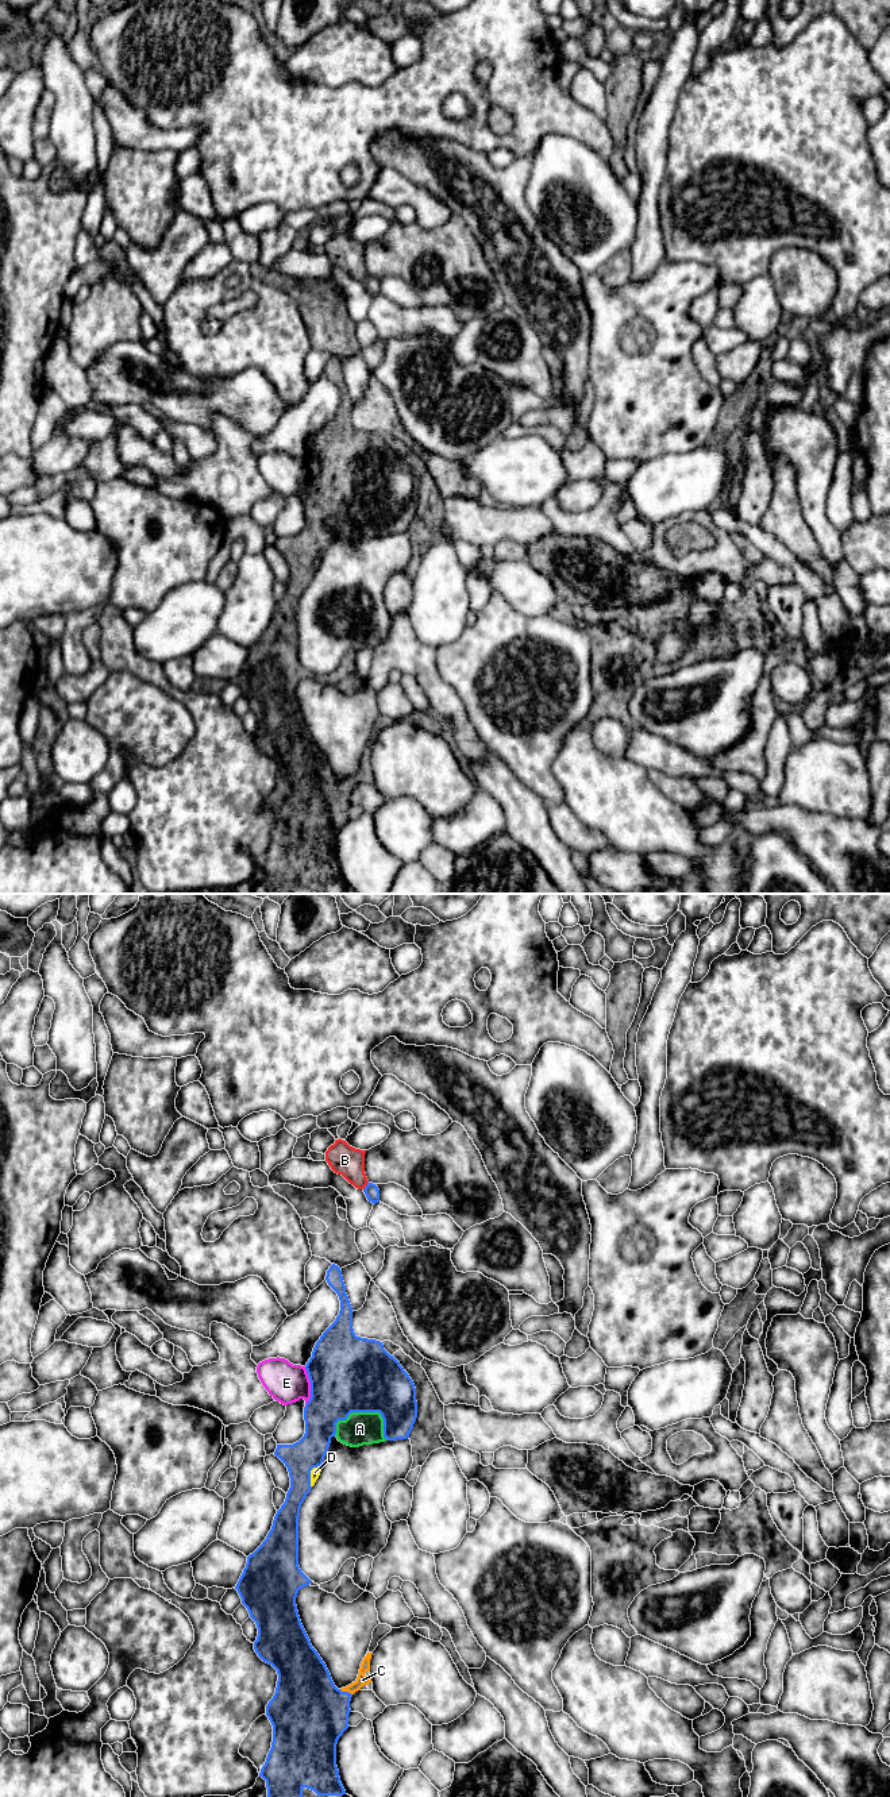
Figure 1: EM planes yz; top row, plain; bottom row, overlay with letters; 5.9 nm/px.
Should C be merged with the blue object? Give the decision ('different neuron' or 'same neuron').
same neuron

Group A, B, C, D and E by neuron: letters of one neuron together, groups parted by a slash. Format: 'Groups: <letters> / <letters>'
Groups: A B C D / E

